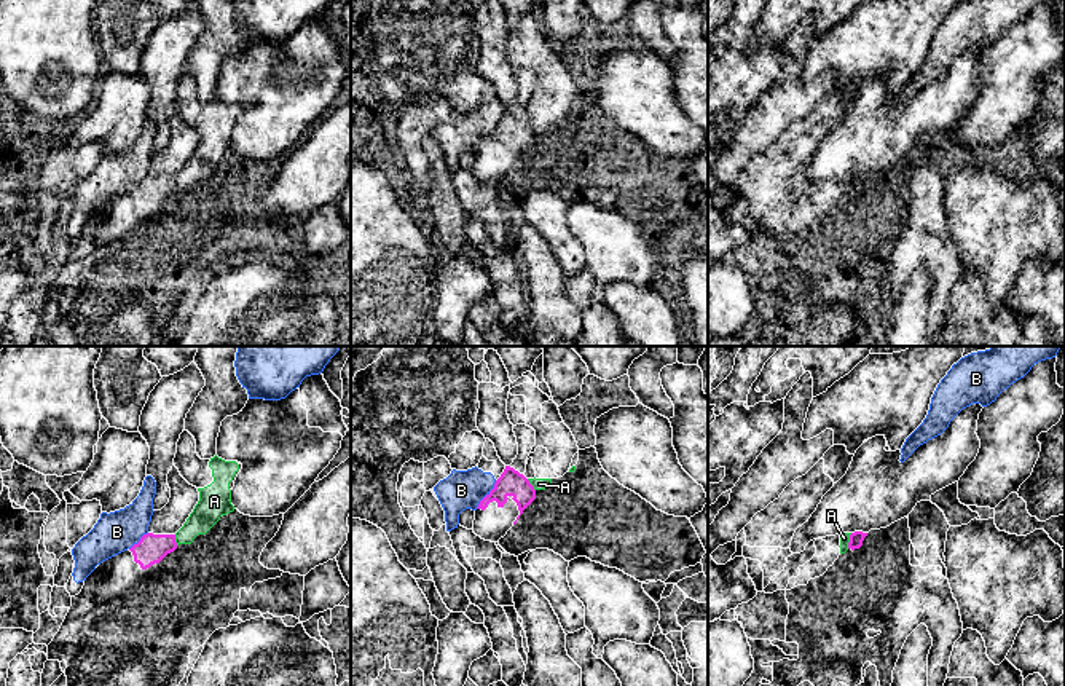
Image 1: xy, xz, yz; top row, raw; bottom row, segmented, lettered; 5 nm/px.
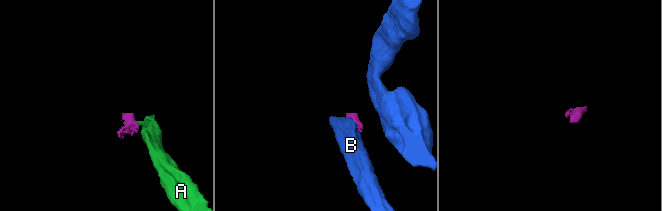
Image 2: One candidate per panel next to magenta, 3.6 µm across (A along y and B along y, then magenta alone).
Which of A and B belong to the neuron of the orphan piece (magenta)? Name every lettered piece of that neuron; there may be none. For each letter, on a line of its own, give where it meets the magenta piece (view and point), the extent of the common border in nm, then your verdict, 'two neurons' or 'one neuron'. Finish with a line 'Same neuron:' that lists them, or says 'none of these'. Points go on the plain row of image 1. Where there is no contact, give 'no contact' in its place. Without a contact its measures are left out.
A: yz (850, 184) | 80 nm | two neurons
B: xz (487, 137) | 180 nm | two neurons
Same neuron: none of these

